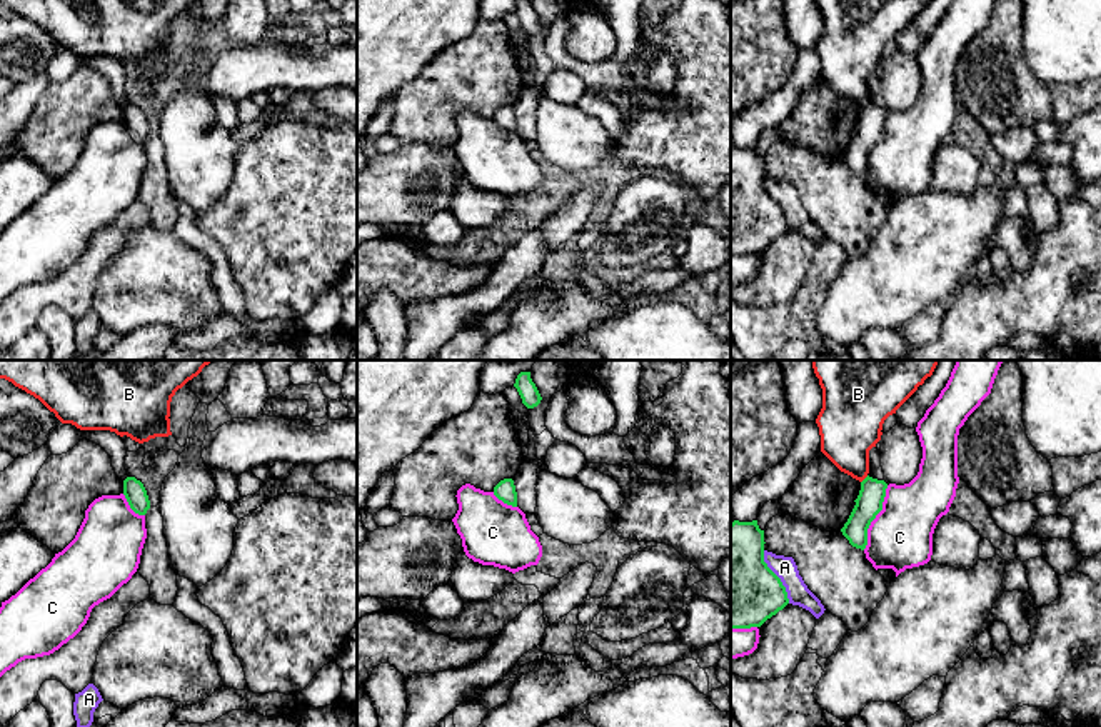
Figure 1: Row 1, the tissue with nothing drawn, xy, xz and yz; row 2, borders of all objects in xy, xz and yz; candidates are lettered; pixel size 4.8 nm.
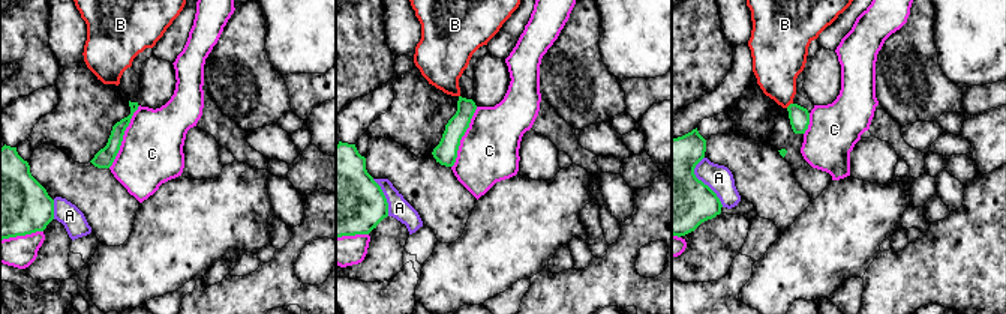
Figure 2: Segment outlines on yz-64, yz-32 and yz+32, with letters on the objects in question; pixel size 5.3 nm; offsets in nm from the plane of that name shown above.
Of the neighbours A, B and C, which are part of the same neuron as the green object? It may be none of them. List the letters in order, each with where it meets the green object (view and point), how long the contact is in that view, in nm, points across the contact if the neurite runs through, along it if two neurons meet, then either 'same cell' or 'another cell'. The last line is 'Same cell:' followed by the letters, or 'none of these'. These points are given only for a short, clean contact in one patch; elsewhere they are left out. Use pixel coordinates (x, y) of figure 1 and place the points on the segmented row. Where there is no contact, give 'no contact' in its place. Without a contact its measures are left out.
A: yz (778, 577) | 280 nm | another cell
B: yz (864, 479) | 50 nm | along yz (868, 476), (861, 482) | another cell
C: yz (874, 517) | 340 nm | another cell
Same cell: none of these

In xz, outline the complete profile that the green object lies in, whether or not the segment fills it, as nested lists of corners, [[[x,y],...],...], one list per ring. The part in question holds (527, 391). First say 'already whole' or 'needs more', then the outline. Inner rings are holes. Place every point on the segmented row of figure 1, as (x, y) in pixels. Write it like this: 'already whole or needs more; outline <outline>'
already whole; outline [[[520,372],[515,379],[514,387],[517,389],[517,392],[522,399],[522,404],[527,409],[534,409],[540,404],[542,397],[537,390],[535,384],[530,379],[530,372]]]

